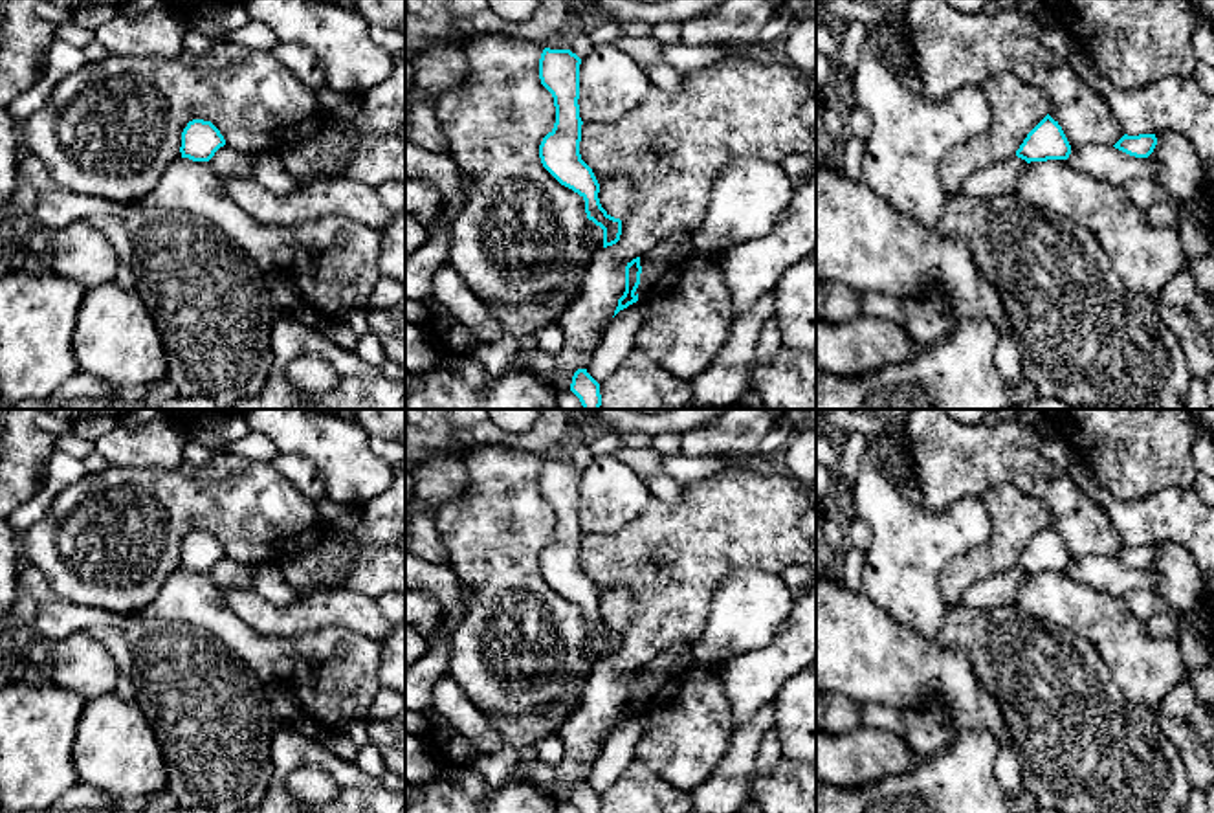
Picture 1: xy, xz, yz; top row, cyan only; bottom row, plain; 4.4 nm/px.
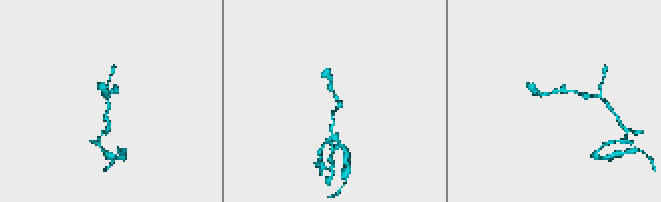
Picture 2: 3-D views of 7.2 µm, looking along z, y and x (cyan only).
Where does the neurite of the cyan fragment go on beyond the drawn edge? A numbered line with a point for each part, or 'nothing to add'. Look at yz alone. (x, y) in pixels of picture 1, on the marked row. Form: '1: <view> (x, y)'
nothing to add

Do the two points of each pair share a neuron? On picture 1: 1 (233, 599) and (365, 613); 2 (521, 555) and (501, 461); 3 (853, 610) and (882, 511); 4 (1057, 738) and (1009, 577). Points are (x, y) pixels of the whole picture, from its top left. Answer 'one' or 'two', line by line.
1: one
2: one
3: two
4: two

